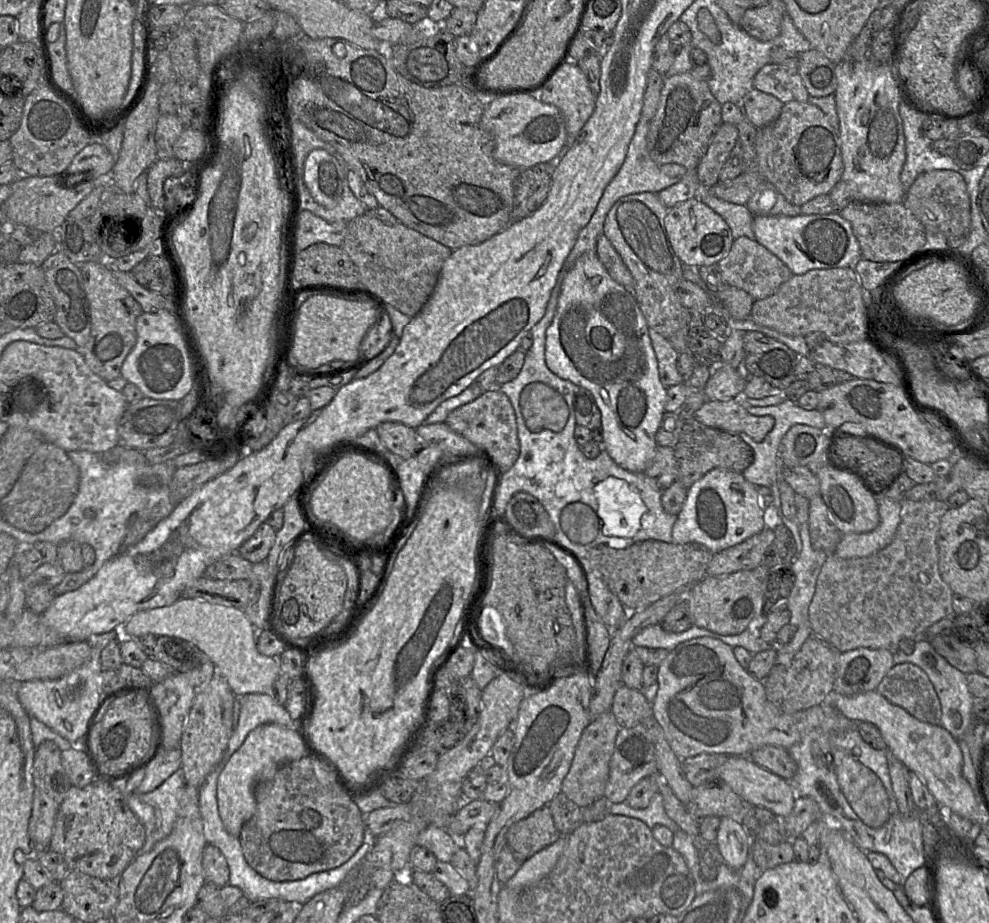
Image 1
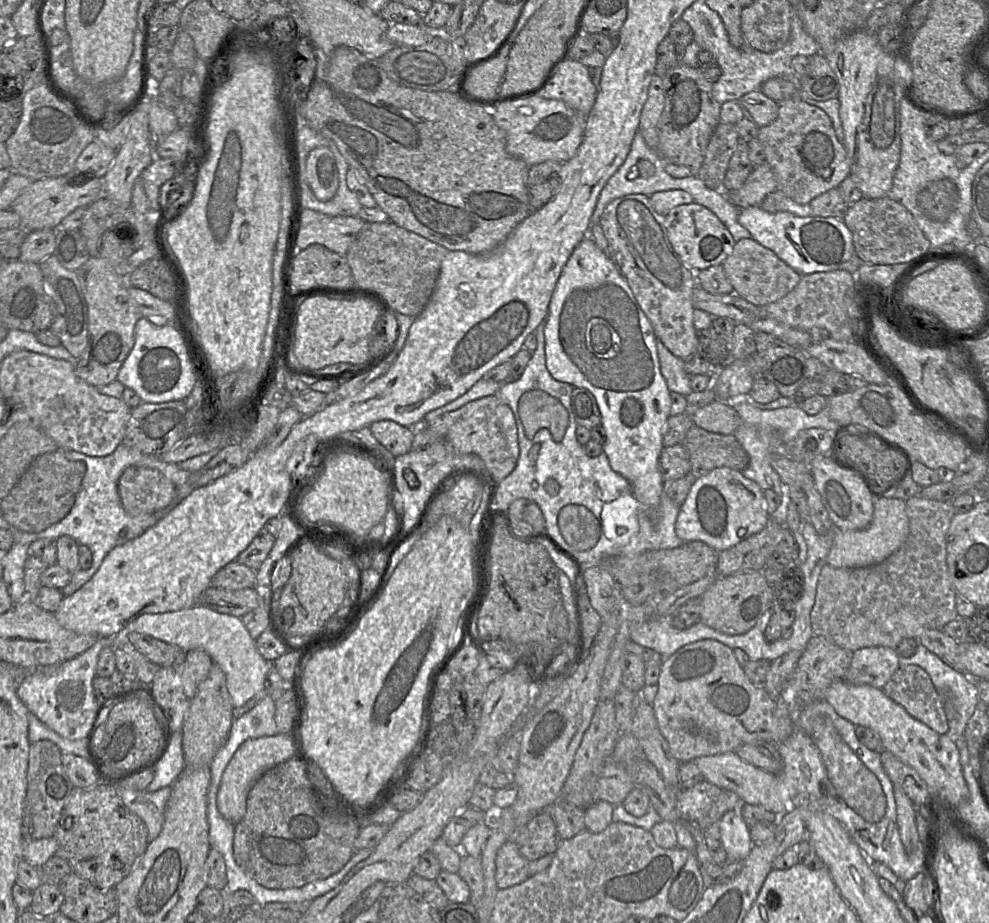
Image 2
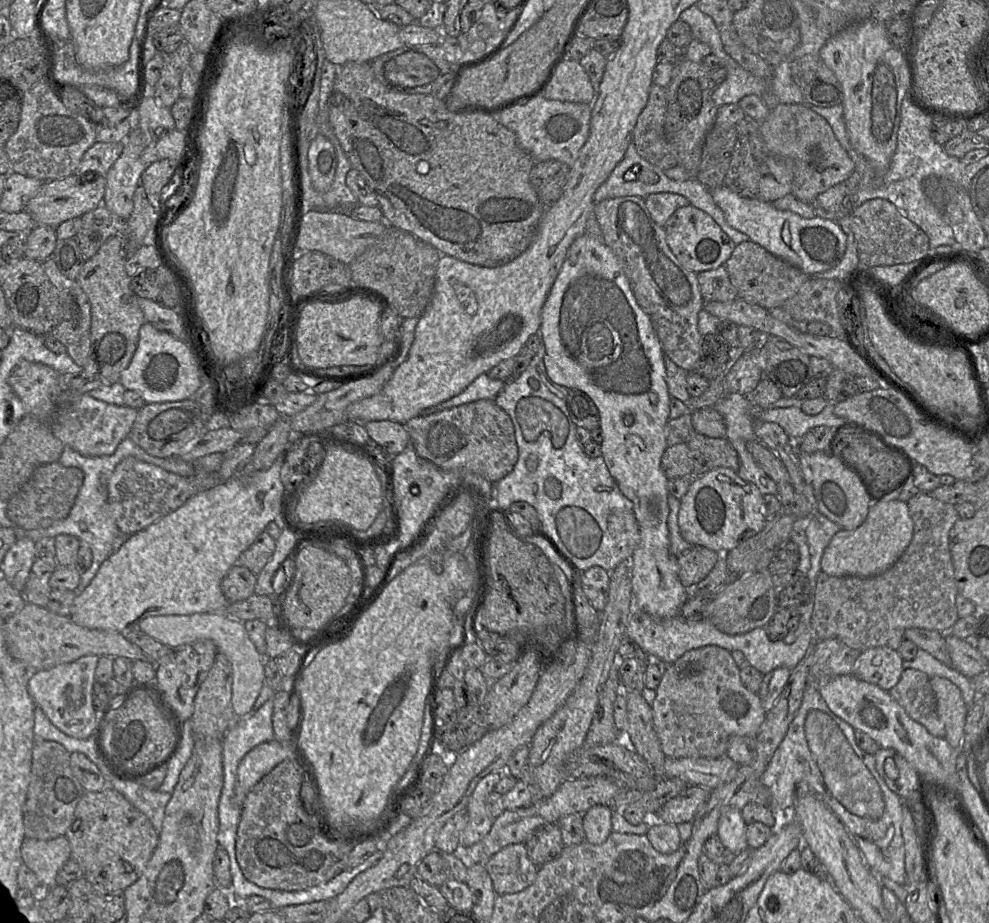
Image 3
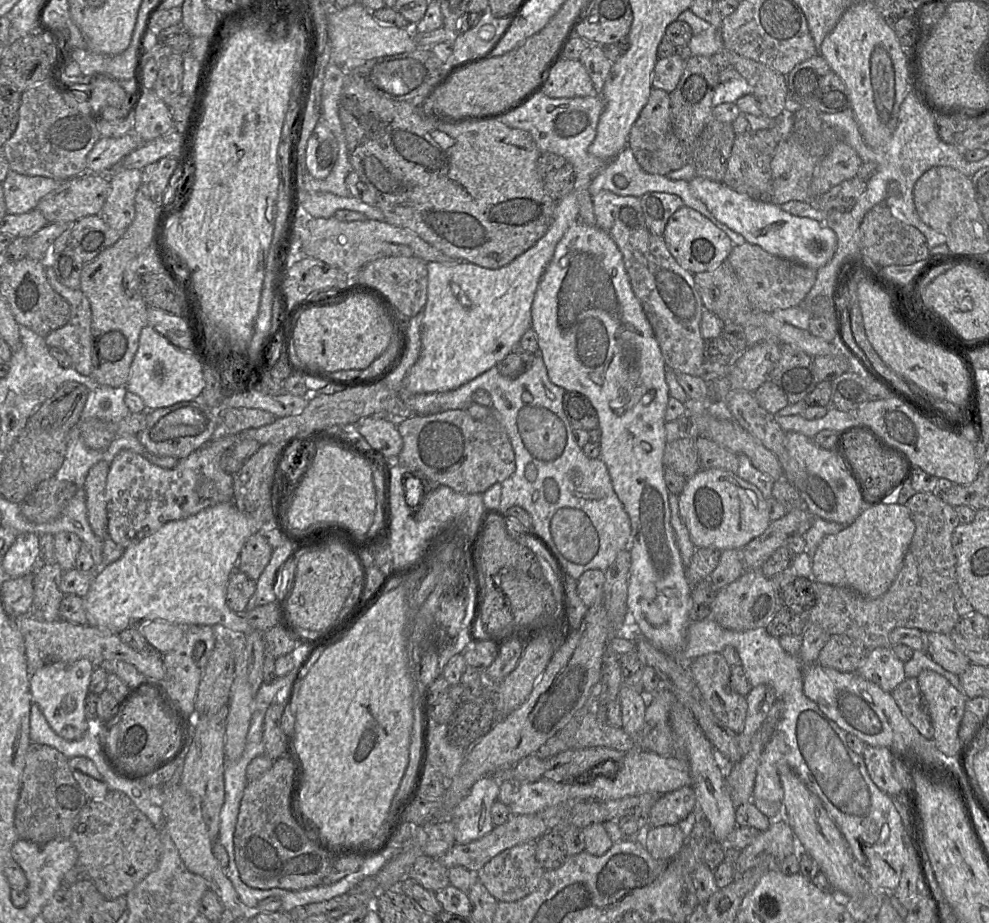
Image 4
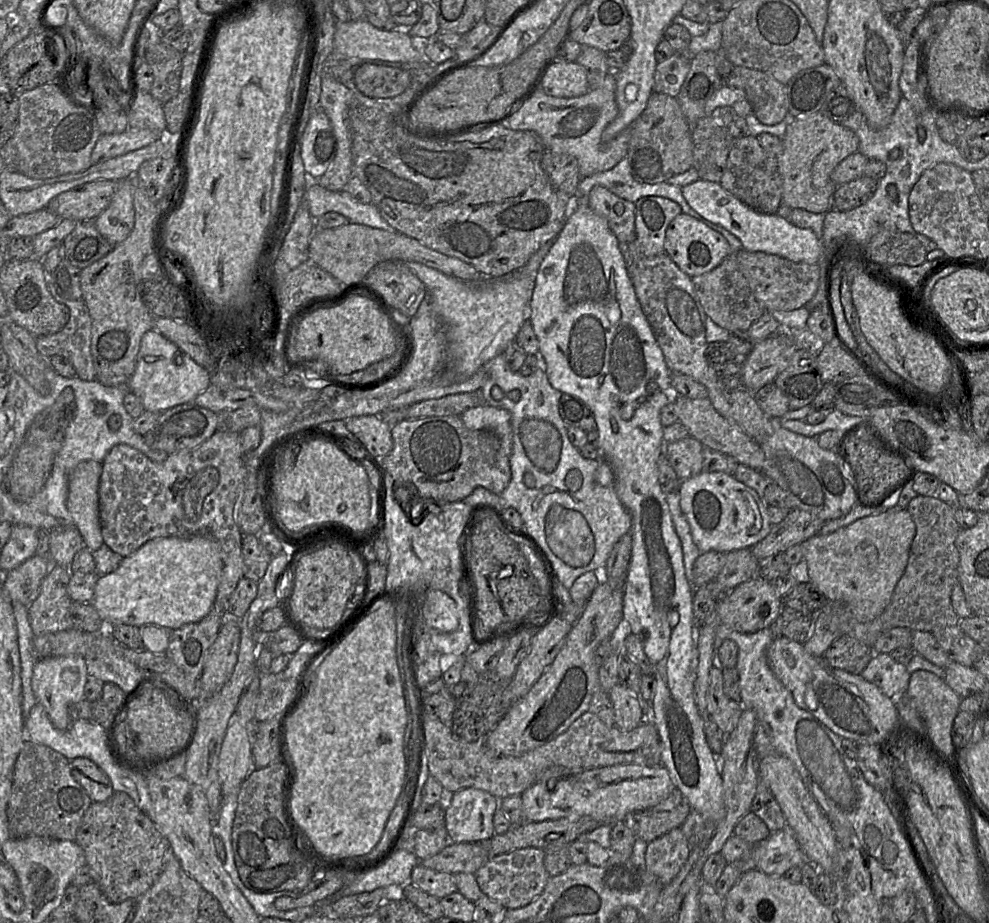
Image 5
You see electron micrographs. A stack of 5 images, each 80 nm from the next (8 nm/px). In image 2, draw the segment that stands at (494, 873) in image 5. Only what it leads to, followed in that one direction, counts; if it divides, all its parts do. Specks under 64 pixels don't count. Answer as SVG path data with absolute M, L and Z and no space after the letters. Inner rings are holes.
M508 840L497 851L495 880L498 889L506 889L527 880L529 861L521 856L514 840Z

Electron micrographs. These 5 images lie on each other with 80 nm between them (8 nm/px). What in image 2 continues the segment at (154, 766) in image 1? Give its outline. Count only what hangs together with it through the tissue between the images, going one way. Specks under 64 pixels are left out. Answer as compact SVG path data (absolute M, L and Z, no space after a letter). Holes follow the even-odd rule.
M182 731L173 733L167 748L153 768L154 778L148 785L147 792L155 792L163 787L171 786L185 769L182 739Z

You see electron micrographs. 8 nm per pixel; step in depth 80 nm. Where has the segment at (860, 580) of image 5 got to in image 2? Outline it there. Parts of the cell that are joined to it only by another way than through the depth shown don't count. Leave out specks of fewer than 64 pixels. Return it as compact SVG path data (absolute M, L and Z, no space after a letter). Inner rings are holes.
M875 498L871 524L861 530L837 530L826 563L834 568L876 565L893 554L907 539L909 532L906 501L898 498Z

